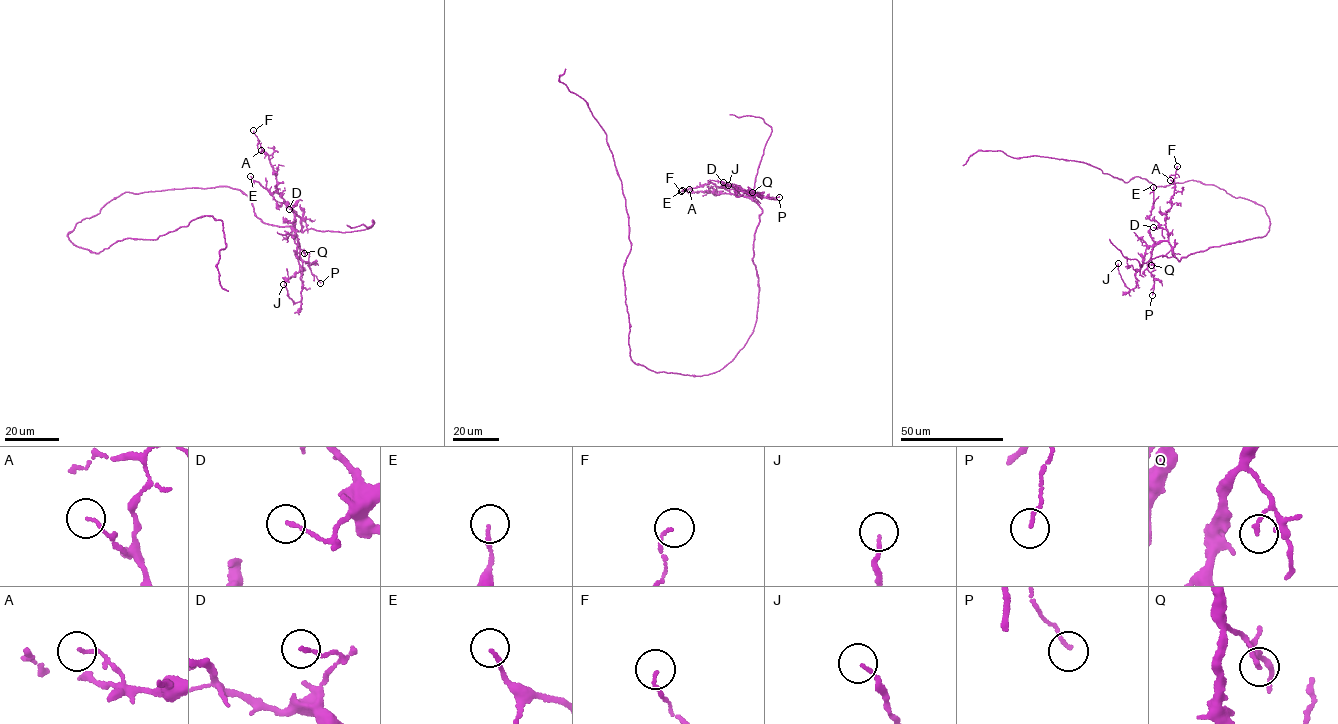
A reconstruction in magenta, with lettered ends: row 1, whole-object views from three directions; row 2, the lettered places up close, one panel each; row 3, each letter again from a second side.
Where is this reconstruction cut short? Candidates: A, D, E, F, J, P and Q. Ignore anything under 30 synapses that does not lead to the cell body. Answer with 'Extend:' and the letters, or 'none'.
Extend: none

